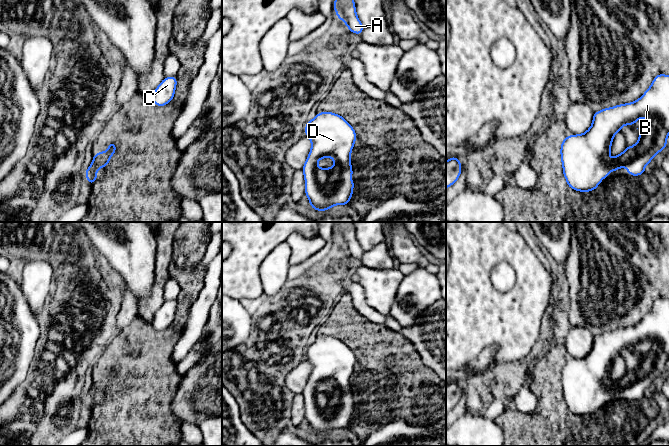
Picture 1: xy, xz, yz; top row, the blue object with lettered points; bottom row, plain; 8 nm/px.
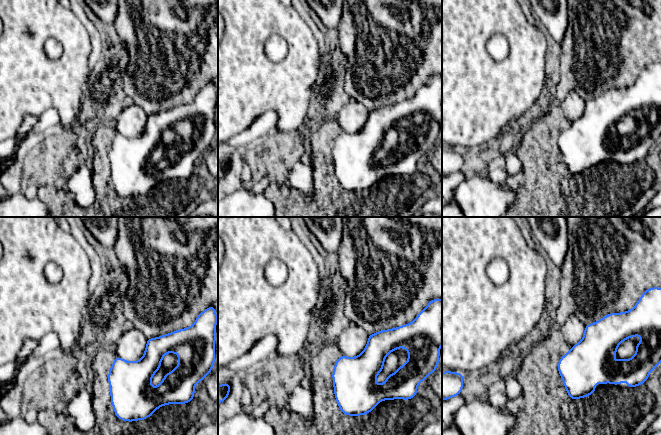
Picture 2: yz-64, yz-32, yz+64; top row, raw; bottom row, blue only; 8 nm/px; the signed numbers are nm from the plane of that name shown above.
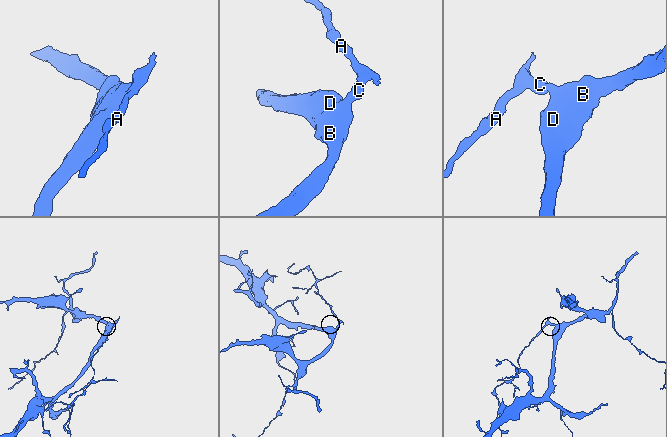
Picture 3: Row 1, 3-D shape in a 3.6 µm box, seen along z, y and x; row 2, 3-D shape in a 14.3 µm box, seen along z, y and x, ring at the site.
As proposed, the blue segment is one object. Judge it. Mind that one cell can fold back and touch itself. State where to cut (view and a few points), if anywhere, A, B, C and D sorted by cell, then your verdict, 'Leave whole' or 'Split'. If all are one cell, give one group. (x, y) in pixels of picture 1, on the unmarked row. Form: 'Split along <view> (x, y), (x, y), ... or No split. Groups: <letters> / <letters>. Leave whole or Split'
No split. Groups: A B C D. Leave whole

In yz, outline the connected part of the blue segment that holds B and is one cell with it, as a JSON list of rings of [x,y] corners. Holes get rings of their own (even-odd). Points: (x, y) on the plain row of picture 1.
[[[658,298],[654,301],[652,308],[645,317],[636,325],[619,328],[614,331],[604,332],[594,336],[591,351],[580,359],[571,358],[561,366],[561,386],[563,399],[568,411],[575,415],[594,415],[600,406],[612,395],[626,391],[631,400],[640,400],[645,397],[645,390],[653,384],[653,381],[664,374],[667,370],[669,359],[669,300]],[[646,341],[650,348],[646,353],[639,354],[639,364],[633,370],[626,370],[625,374],[612,382],[610,386],[607,381],[611,380],[611,368],[615,358],[621,355],[624,349],[632,349],[638,343]]]

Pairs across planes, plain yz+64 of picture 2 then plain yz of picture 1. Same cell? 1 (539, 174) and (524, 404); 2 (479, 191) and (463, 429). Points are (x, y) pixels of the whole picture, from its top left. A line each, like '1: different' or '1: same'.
1: different
2: same

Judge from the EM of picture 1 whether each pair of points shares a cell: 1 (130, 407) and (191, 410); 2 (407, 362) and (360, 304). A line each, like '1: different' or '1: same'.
1: different
2: different

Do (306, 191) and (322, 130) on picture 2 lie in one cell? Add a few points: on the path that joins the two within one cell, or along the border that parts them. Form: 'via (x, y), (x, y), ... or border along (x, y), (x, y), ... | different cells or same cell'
border along (309, 163), (312, 169), (312, 181), (315, 192) | different cells

